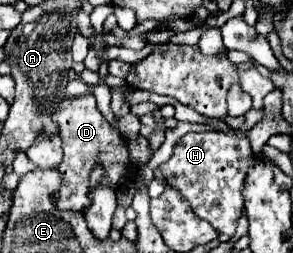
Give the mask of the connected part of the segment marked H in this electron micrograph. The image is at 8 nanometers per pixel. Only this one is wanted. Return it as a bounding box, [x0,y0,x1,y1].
[160,131,254,237]

